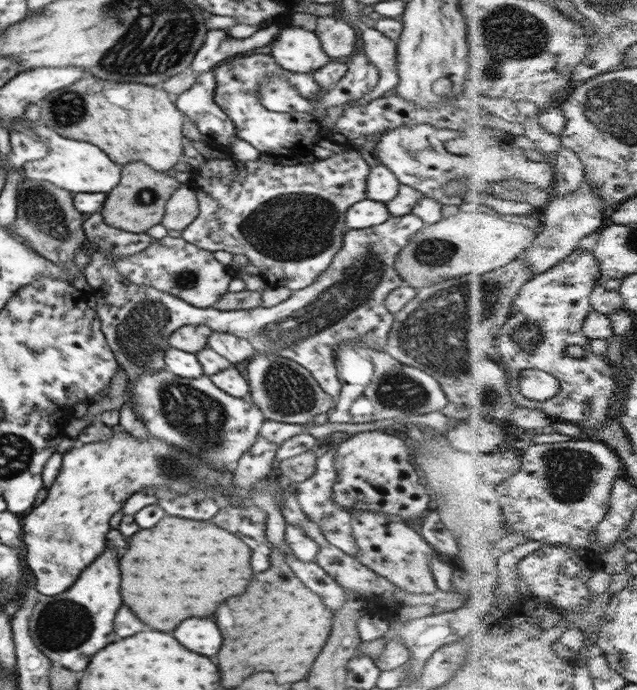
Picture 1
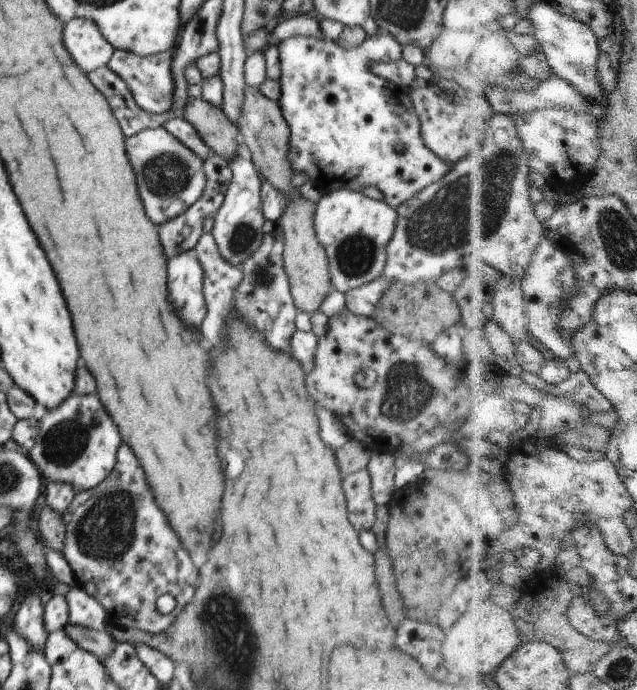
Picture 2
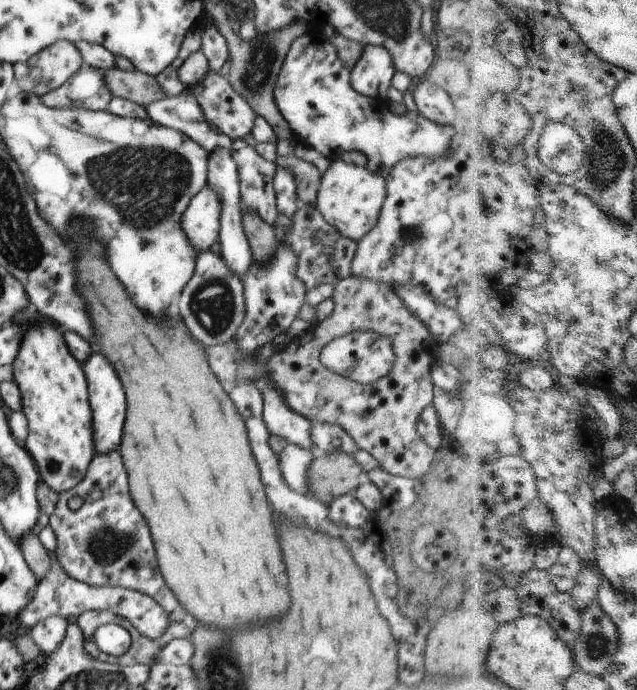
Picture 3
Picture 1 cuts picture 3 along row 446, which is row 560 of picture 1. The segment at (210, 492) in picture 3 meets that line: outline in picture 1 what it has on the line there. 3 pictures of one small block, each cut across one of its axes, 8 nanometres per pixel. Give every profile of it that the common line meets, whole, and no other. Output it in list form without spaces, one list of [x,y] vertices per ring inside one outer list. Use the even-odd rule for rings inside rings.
[[[162,518],[154,528],[140,530],[130,538],[128,550],[120,560],[122,570],[122,598],[124,604],[134,610],[144,624],[158,628],[160,632],[174,630],[182,620],[198,616],[210,616],[218,604],[230,596],[242,594],[254,574],[250,566],[250,548],[234,534],[214,526],[212,522],[184,520],[184,518]]]

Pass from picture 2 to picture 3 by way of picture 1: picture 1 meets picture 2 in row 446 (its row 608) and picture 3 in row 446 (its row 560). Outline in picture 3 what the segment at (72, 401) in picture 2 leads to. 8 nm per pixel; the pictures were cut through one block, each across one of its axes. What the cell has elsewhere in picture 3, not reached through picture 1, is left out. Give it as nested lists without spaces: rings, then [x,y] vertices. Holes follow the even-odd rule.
[[[94,354],[86,364],[84,364],[84,374],[90,386],[90,408],[92,408],[92,426],[94,426],[94,448],[98,454],[108,454],[120,446],[122,438],[122,426],[124,426],[124,390],[122,384],[114,372],[114,368],[106,362],[104,356]]]

